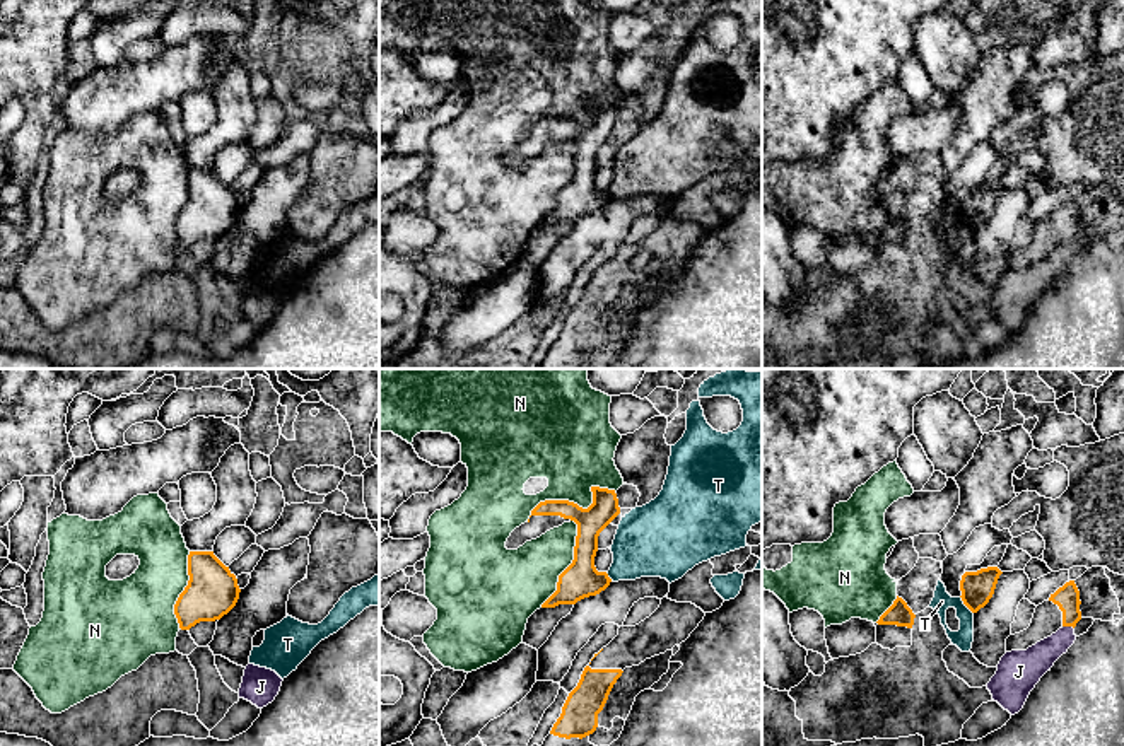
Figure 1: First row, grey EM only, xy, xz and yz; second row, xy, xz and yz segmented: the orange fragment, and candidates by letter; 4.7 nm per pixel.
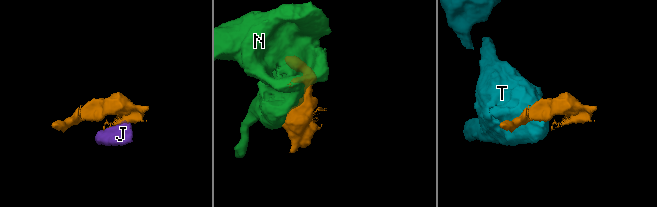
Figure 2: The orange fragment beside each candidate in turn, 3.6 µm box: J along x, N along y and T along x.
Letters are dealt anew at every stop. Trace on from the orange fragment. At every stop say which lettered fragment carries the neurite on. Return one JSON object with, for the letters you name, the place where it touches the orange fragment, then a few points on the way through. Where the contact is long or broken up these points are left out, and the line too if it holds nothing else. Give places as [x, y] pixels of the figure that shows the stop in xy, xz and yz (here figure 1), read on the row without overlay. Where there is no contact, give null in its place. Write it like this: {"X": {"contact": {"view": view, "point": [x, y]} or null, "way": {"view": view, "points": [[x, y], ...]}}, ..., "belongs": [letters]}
{"belongs": []}

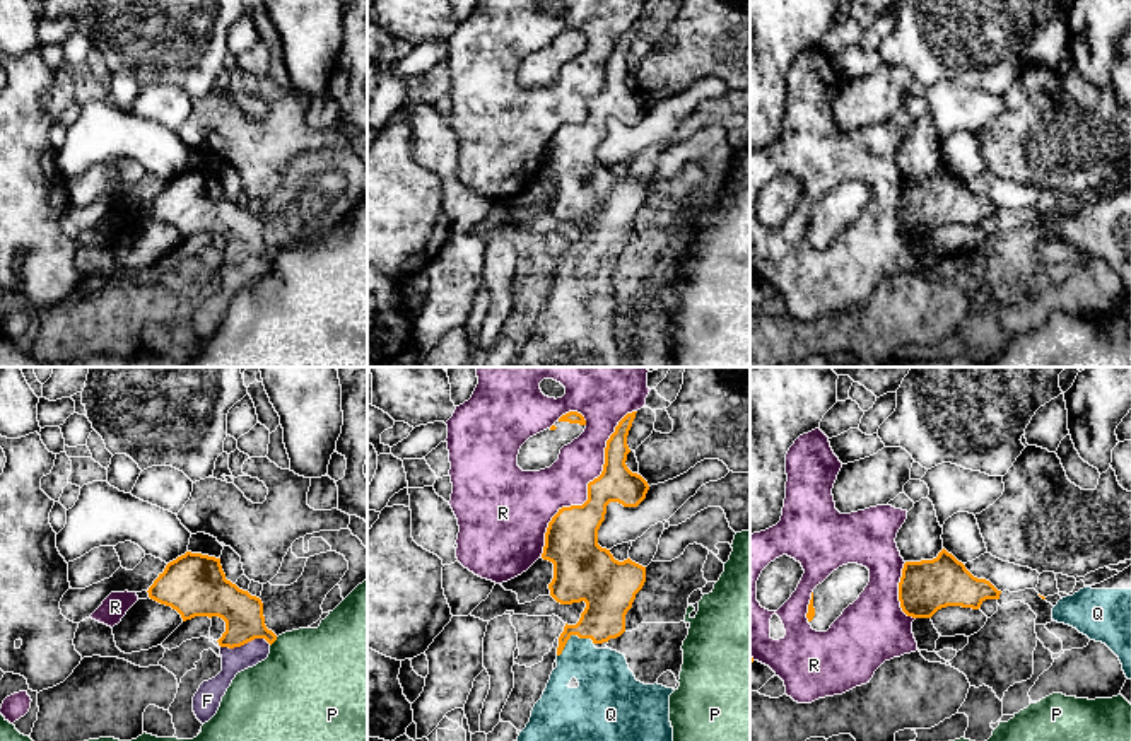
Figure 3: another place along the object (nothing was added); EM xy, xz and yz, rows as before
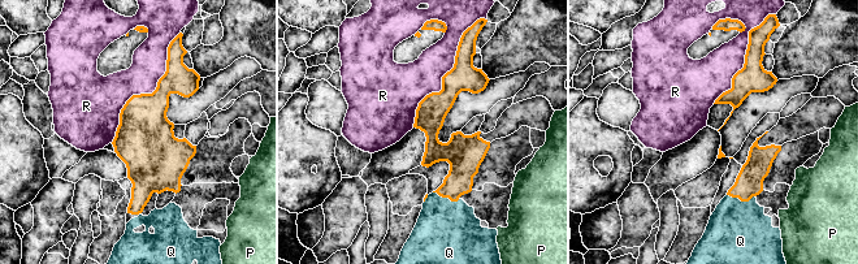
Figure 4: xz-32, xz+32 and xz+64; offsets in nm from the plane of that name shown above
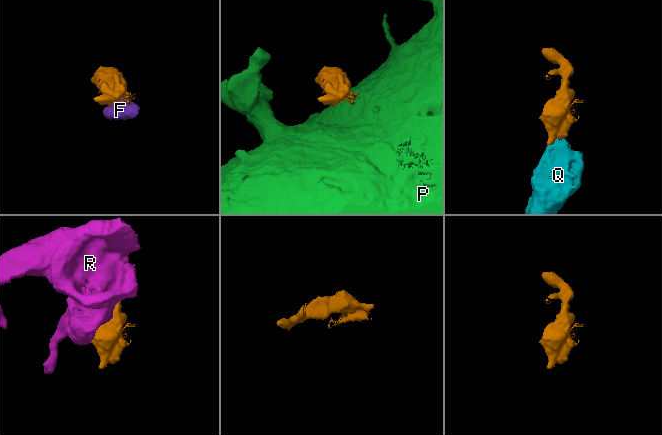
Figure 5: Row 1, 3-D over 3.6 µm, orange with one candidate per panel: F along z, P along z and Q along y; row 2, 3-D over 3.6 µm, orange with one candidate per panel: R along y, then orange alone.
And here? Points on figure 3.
{"Q": {"contact": {"view": "xz", "point": [573, 251]}, "way": {"view": "xz", "points": [[609, 212], [607, 221], [573, 251], [576, 265], [603, 292]]}}, "belongs": ["Q"]}

